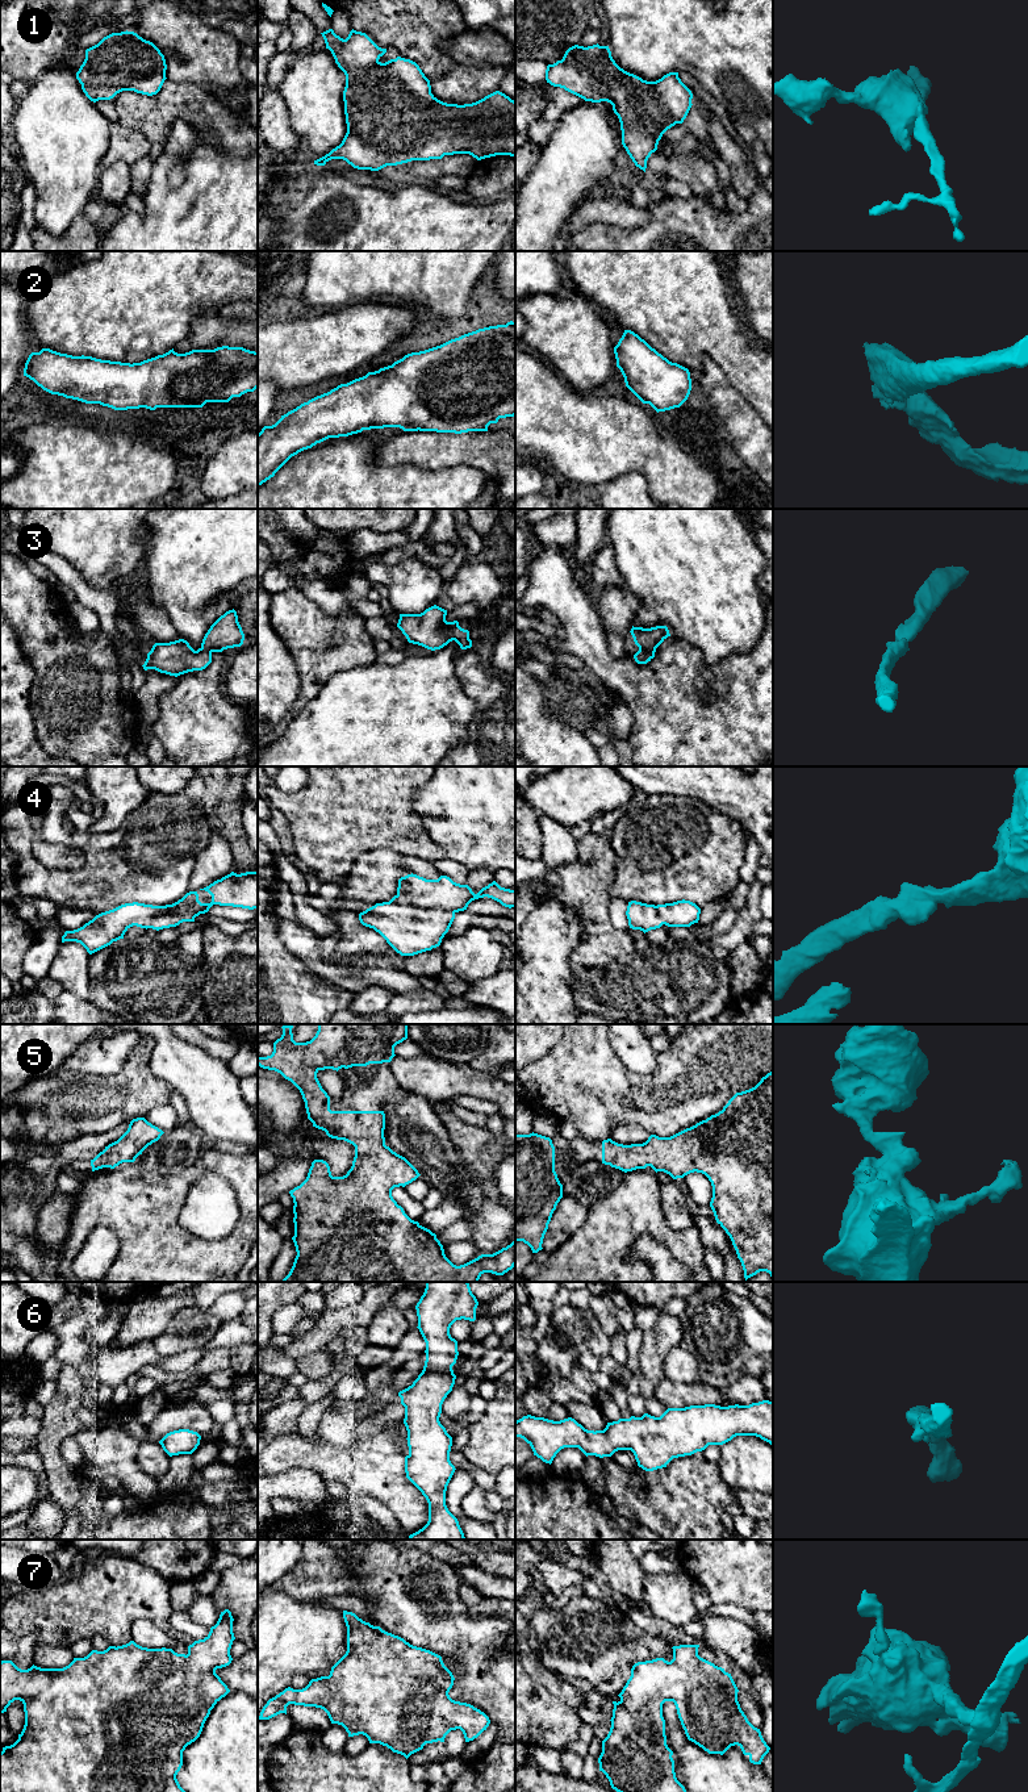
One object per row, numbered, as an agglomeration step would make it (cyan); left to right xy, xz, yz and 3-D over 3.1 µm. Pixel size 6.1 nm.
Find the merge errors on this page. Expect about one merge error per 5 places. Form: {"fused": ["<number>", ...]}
{"fused": []}

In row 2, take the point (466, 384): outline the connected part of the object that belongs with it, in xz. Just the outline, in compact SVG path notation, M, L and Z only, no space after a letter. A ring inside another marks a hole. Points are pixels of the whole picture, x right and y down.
M510 321L506 325L489 326L476 331L464 334L451 339L440 346L405 355L392 365L380 368L375 372L368 372L365 376L355 379L347 384L340 384L327 393L317 396L308 402L301 404L296 409L281 415L272 426L264 426L258 434L258 486L275 476L275 473L294 455L312 448L329 438L348 436L362 433L363 430L400 427L404 431L436 431L436 433L468 433L468 431L488 431L490 423L497 423L500 418L515 415L515 322Z

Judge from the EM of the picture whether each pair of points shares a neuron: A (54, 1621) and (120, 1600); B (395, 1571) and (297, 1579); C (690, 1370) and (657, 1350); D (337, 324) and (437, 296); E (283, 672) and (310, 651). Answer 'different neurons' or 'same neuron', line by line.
A: same neuron
B: different neurons
C: different neurons
D: different neurons
E: different neurons

